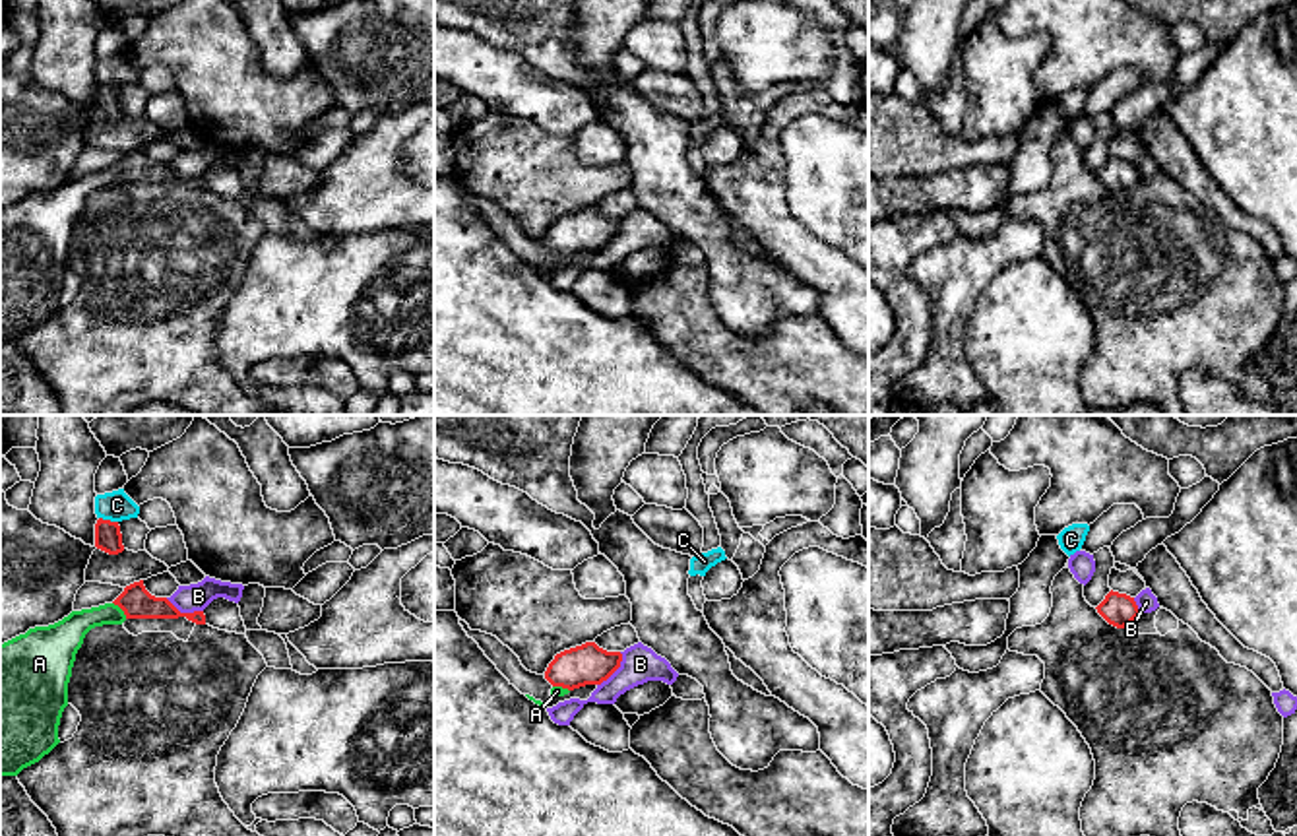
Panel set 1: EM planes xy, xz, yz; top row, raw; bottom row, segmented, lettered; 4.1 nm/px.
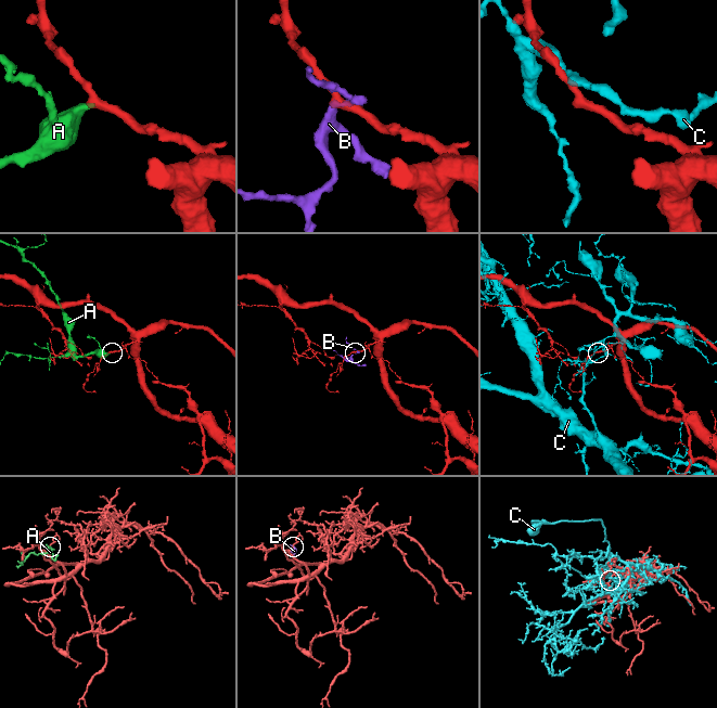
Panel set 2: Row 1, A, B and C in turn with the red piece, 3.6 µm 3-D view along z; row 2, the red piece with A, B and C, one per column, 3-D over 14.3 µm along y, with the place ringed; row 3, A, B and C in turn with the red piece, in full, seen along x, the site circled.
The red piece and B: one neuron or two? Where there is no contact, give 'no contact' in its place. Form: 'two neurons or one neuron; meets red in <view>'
two neurons; meets red in xy

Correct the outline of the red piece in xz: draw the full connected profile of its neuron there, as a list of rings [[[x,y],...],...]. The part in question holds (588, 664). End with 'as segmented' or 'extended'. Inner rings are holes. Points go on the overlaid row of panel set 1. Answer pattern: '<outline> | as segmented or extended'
[[[595,642],[556,654],[545,671],[545,679],[553,685],[551,698],[585,685],[601,685],[620,667],[620,661],[620,652],[607,652]]] | extended

